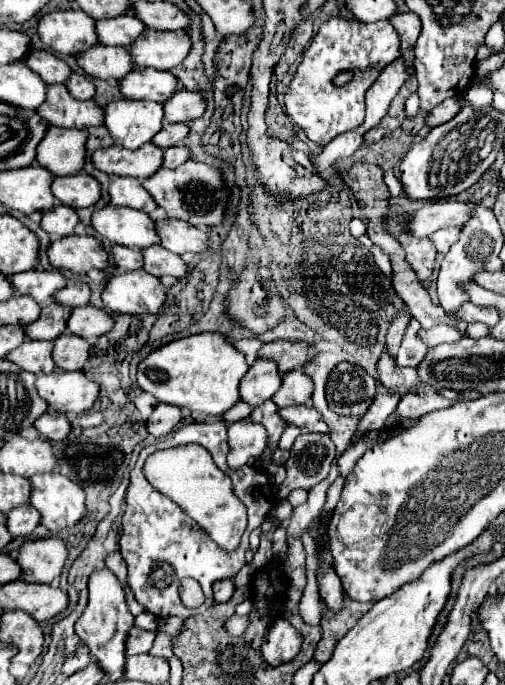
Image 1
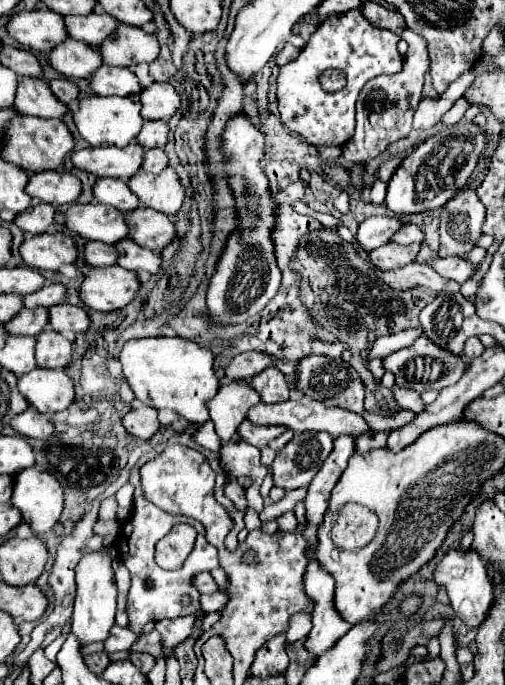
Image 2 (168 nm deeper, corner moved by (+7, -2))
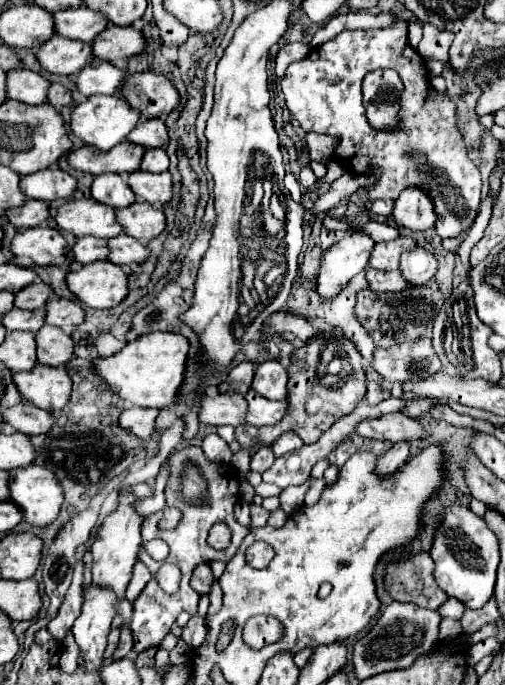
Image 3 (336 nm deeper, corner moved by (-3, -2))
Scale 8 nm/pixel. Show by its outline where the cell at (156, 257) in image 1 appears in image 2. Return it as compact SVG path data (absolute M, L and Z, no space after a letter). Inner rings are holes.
M122 239L120 243L114 243L116 251L118 251L118 265L128 269L128 271L138 271L144 269L148 273L158 273L160 271L160 255L152 253L144 247L138 247L136 243L132 243L132 239Z

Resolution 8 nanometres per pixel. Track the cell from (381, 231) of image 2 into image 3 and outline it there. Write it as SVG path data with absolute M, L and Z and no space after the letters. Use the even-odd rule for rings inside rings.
M350 233L340 243L332 245L320 261L318 271L318 293L334 297L356 273L360 273L370 259L374 249L372 237L364 233Z

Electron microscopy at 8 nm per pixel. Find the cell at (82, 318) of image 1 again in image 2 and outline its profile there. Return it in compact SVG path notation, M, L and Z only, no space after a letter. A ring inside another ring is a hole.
M60 303L56 307L50 307L48 311L50 311L48 315L50 327L65 336L70 342L75 340L75 333L86 331L90 325L90 319L82 307Z

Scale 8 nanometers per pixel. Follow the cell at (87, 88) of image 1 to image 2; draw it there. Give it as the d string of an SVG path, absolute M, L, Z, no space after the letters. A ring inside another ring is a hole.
M66 77L52 79L50 81L50 91L56 95L56 99L60 99L66 105L74 103L76 97L78 97L78 87L70 79L66 79Z

